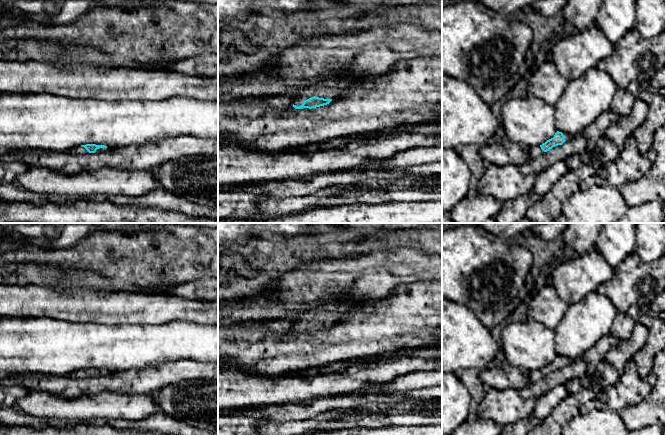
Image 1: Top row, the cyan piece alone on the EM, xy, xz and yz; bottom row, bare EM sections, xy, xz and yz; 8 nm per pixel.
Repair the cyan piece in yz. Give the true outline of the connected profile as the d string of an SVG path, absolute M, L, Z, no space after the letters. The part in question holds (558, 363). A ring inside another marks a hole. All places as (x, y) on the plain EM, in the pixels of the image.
M557 355L553 362L547 364L542 369L528 372L529 383L535 383L544 376L549 375L555 370L562 369L565 365L571 364L572 362L572 358Z

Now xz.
M343 297L320 305L315 309L306 310L294 325L295 333L316 332L329 328L336 321L336 311L339 307L354 302L349 297Z

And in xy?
M86 368L86 369L76 370L69 376L77 379L86 379L90 377L107 376L109 374L111 374L111 372L108 372L105 369Z

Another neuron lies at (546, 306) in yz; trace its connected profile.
M545 285L526 305L529 320L541 322L554 330L565 315L568 303L562 300L553 286Z

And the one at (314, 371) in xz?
M312 368L312 369L307 369L307 370L295 370L295 371L289 371L282 373L280 376L281 377L290 377L290 376L313 376L317 375L318 369L317 368Z

